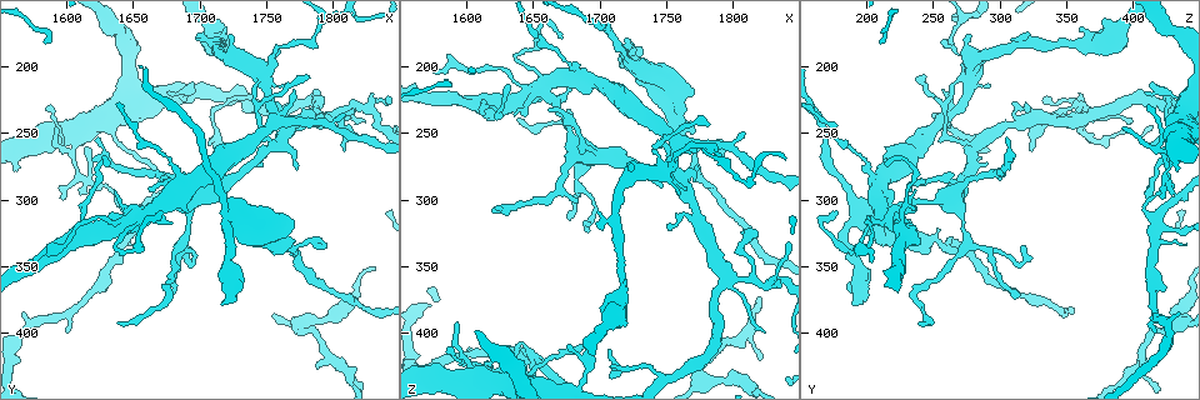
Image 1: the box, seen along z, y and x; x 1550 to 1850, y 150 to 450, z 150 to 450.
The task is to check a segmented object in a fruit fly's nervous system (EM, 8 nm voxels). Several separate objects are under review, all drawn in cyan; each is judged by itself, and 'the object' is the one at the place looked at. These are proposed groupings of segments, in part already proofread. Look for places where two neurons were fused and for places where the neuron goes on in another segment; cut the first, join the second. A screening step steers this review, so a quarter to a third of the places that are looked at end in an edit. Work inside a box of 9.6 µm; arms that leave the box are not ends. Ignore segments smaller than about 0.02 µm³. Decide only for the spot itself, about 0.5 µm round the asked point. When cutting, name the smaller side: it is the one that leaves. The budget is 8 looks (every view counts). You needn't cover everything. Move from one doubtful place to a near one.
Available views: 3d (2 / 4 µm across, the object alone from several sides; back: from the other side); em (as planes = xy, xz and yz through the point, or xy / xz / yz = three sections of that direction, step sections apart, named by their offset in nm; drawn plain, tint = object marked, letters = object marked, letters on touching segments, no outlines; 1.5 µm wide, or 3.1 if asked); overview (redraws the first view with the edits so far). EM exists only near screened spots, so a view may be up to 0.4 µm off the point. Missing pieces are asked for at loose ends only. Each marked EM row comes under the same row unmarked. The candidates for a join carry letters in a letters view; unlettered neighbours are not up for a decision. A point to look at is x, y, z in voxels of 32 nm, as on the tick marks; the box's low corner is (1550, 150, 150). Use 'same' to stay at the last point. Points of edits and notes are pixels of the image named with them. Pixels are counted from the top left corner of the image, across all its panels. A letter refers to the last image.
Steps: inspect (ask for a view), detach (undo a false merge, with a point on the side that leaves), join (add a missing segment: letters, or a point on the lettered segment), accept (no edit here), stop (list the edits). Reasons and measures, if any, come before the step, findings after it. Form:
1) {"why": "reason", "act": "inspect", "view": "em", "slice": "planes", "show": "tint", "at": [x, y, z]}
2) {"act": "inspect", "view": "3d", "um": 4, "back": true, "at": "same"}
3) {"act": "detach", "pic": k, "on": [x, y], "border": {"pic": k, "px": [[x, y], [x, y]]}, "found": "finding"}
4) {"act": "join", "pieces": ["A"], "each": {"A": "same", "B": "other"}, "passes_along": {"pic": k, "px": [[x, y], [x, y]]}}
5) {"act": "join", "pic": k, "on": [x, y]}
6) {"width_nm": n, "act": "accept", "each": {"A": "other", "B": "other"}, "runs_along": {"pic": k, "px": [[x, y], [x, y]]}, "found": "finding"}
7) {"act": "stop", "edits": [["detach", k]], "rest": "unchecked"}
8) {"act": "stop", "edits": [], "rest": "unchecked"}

{"why": "three arms meet", "act": "inspect", "view": "em", "slice": "planes", "show": "letters", "at": [1756, 258, 280]}

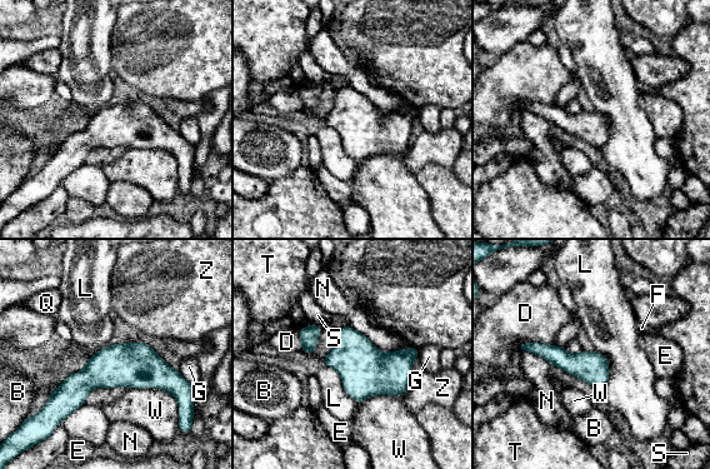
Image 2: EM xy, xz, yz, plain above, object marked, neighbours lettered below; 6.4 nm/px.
{"act": "accept", "each": {"B": "other", "D": "other", "E": "other", "F": "other", "G": "other", "L": "other", "N": "other", "Q": "other", "S": "other", "T": "other", "W": "other", "Z": "other"}, "runs_along": {"pic": 2, "px": [[183, 385], [95, 374], [51, 402]]}, "found": "continuous, no second neuron"}

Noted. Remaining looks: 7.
{"why": "free end", "act": "inspect", "view": "em", "slice": "xz", "step": 8, "show": "tint", "at": [1806, 238, 250]}

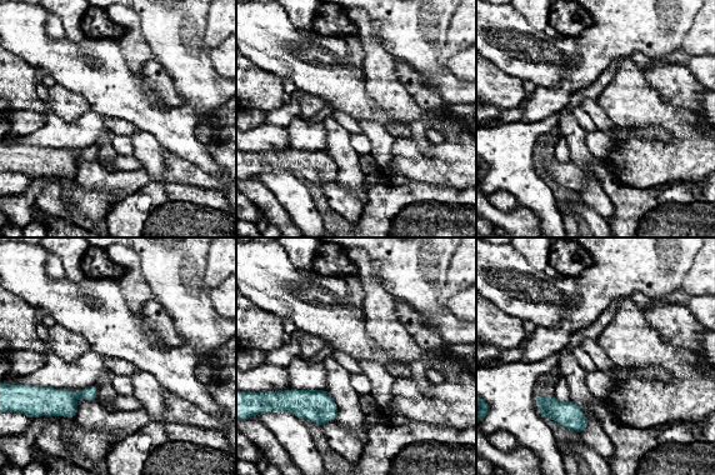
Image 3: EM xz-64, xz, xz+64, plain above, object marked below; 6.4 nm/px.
{"act": "inspect", "view": "em", "slice": "planes", "show": "letters", "at": "same"}

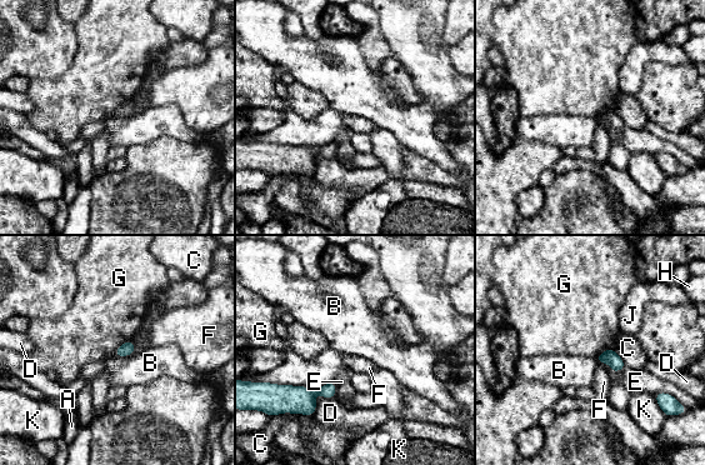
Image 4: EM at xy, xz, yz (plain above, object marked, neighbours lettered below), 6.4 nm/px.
{"act": "accept", "each": {"A": "other", "B": "other", "C": "other", "D": "other", "E": "other", "F": "other", "G": "other", "H": "other", "J": "other", "K": "other"}, "border": {"pic": 4, "px": [[131, 353], [128, 355], [114, 355]]}, "found": "none of them fits"}

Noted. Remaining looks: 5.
{"why": "sharp bend", "act": "inspect", "view": "3d", "um": 2, "at": [1746, 232, 434]}

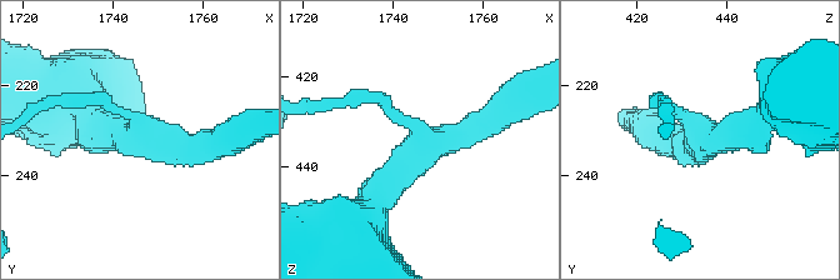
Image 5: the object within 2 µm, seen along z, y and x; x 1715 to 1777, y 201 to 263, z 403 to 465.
{"arms": 3, "why": "need the tissue", "act": "inspect", "view": "em", "slice": "yz", "step": 4, "show": "tint", "at": [1747, 232, 435]}

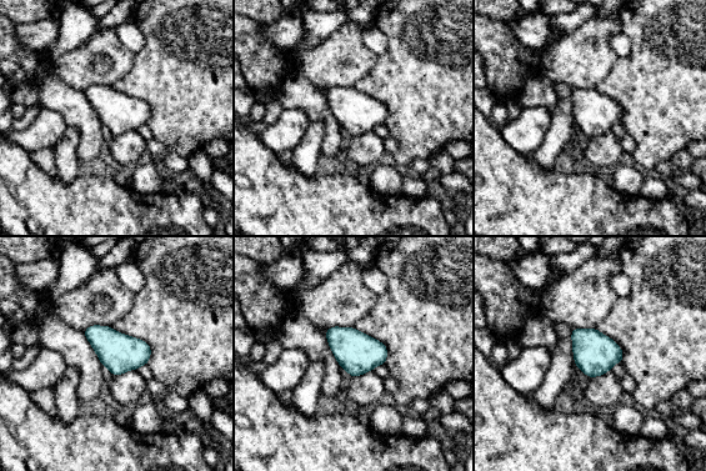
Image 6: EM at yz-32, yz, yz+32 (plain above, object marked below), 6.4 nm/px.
{"act": "inspect", "view": "em", "slice": "yz", "step": 4, "show": "letters", "at": "same"}

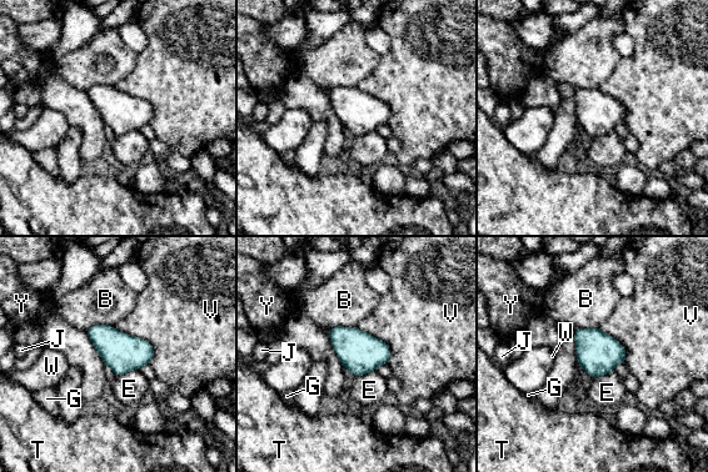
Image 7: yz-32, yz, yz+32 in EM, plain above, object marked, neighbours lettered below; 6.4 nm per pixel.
{"act": "accept", "each": {"B": "other", "E": "other", "G": "other", "J": "other", "T": "other", "V": "other", "W": "other", "Y": "other"}, "found": "continuous, no second neuron"}

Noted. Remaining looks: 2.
{"act": "stop", "edits": [], "rest": "unchecked"}

